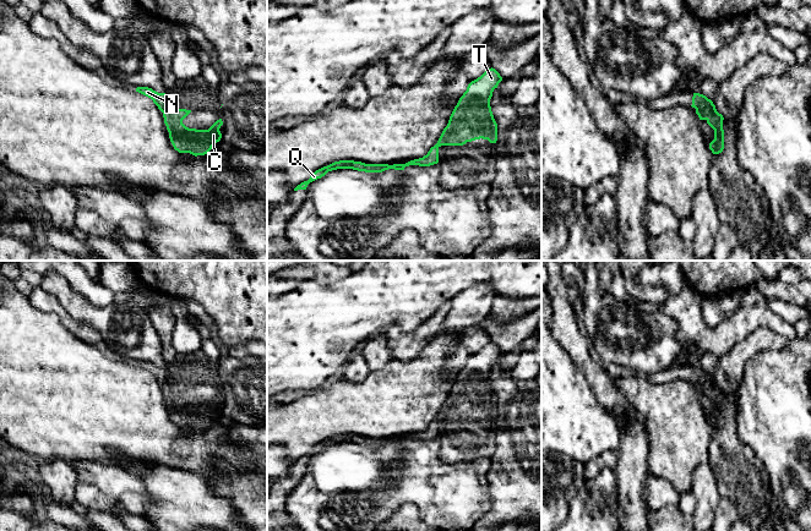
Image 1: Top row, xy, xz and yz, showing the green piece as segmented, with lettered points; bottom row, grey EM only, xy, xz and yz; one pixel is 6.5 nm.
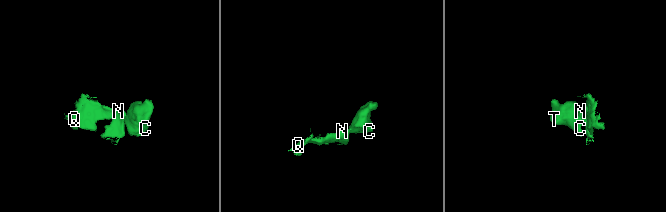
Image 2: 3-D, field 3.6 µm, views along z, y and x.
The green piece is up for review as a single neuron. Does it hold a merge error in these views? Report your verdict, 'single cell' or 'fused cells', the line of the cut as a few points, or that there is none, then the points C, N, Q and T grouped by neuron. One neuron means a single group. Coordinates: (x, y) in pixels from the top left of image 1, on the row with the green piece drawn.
fused cells; cut xy (165, 108), (162, 111); groups C T / N Q

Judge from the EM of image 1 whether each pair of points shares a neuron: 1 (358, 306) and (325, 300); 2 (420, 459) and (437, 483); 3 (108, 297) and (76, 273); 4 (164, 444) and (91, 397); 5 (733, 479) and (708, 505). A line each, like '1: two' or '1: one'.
1: one
2: one
3: one
4: one
5: two

